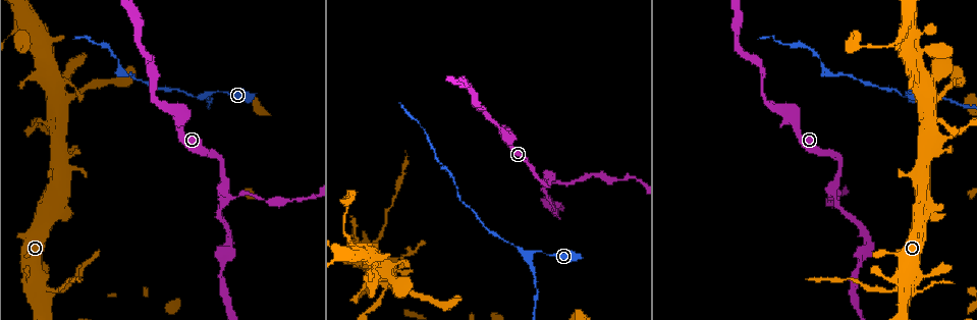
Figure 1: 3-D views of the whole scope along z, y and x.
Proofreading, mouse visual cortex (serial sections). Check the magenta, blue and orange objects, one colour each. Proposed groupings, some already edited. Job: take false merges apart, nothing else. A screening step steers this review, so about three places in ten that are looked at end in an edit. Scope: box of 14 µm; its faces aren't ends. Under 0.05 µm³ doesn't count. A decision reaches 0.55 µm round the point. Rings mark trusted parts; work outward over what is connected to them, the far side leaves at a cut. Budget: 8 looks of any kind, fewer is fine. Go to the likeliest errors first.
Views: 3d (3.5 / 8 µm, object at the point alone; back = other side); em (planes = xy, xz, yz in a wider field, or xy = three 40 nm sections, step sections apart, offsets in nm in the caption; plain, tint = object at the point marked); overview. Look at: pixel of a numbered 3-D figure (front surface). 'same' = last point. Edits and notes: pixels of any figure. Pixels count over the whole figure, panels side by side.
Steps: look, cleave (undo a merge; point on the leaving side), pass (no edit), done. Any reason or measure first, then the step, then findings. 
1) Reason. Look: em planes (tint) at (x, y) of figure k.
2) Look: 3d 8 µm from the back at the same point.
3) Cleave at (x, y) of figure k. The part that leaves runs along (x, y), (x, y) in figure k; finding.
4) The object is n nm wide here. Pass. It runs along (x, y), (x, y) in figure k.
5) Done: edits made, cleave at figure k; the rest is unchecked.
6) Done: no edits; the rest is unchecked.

Sharp bend. Look: 3d 3.5 µm at (201, 98) of figure 1.

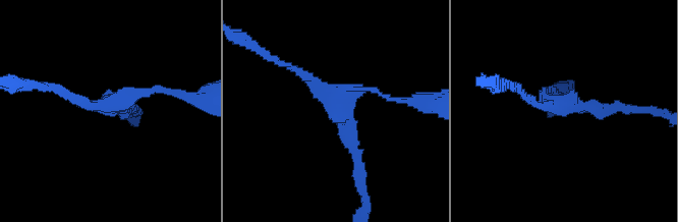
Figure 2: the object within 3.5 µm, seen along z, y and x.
3 arms meet here; the arms are 100, 150, 200 nm wide; shape alone is not enough. Look: em xy step 3 (plain) at (551, 106) of figure 2.

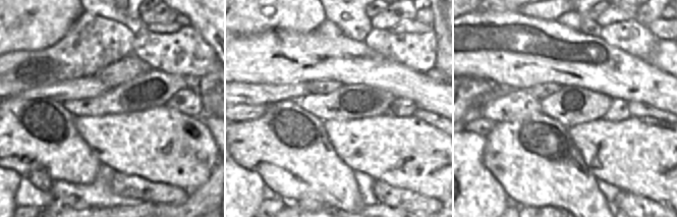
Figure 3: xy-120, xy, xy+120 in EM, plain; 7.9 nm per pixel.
With the object marked. Look: em xy step 3 (tint) at the same point.

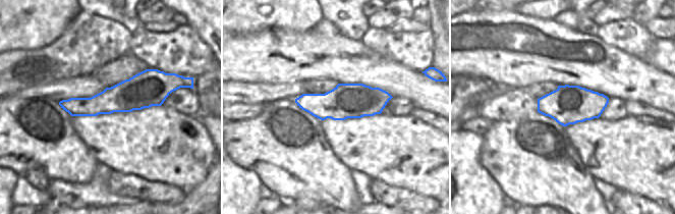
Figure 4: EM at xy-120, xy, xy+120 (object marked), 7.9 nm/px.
The object is 280 nm wide here. Pass. It runs along (396, 100), (375, 90), (331, 95), (281, 64) in figure 2; one cell here.

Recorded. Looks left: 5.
Sharp bend. Look: 3d 3.5 µm at (831, 195) of figure 1.

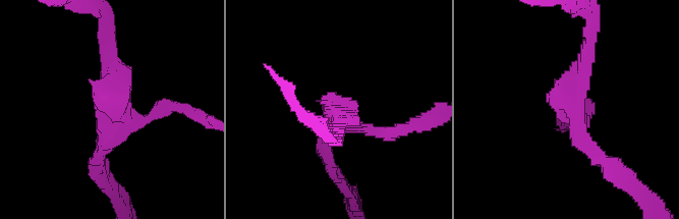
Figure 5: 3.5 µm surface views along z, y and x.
3 arms meet here; the arms are 200, 200, 200 nm wide; now the EM. Look: em xy step 1 (plain) at (571, 115) of figure 5.

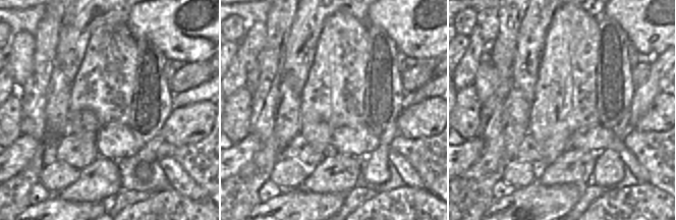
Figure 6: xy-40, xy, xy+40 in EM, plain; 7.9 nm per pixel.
Look: em xy step 1 (tint) at the same point.

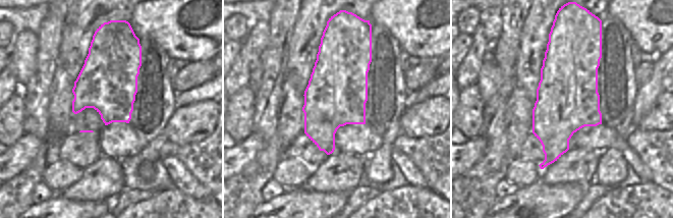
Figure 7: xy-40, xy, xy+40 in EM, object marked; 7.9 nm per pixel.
Pass. It runs along (586, 51), (568, 107), (607, 163) in figure 5; all the same cell.

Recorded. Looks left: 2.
Four-way junction. Look: 3d 3.5 µm at (929, 132) of figure 1.

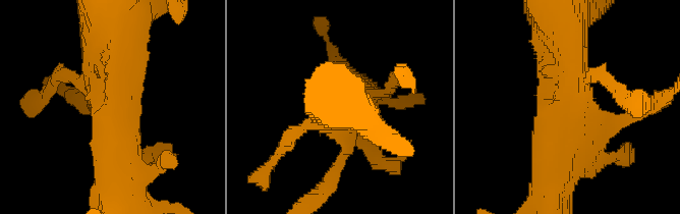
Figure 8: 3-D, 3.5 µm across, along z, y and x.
Look: em xy step 2 (tint) at (564, 107) of figure 8.

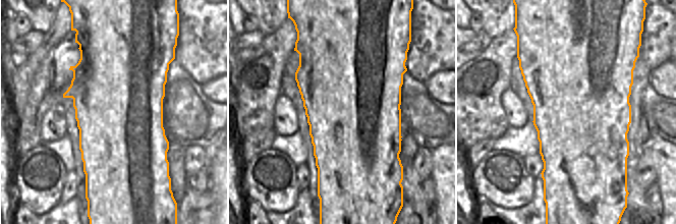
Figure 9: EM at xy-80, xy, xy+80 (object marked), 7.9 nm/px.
The object is 800 nm wide here. Pass. It runs along (548, 195), (566, 128), (566, 57) in figure 8; one cell here.

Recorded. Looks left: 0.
Done: no edits; the rest is unchecked.

